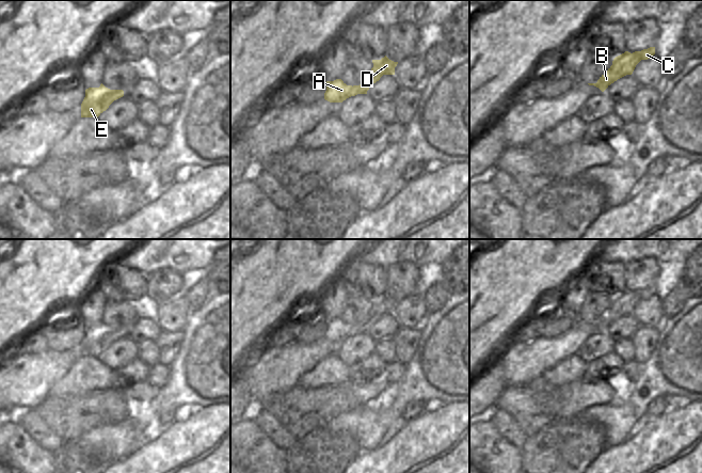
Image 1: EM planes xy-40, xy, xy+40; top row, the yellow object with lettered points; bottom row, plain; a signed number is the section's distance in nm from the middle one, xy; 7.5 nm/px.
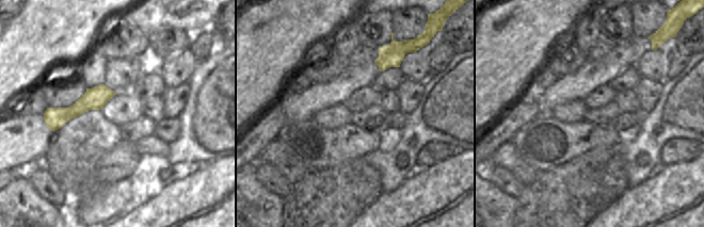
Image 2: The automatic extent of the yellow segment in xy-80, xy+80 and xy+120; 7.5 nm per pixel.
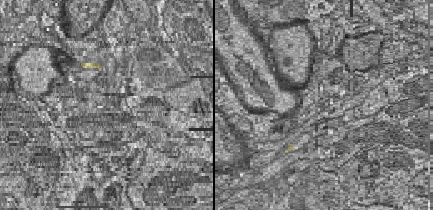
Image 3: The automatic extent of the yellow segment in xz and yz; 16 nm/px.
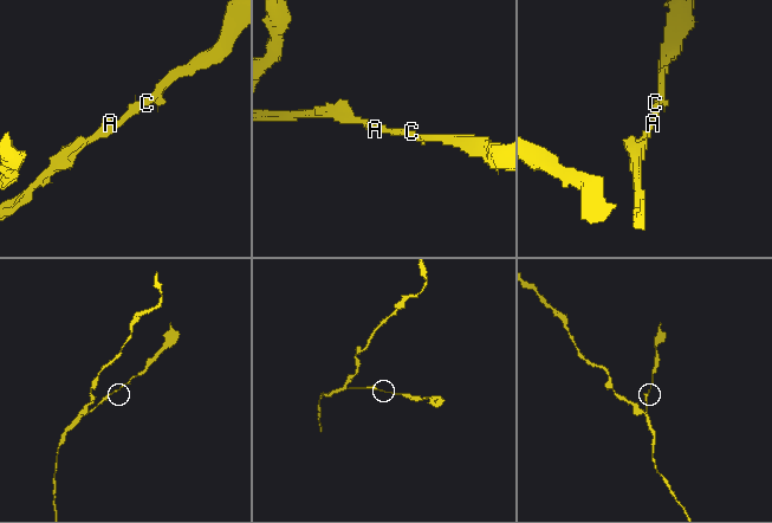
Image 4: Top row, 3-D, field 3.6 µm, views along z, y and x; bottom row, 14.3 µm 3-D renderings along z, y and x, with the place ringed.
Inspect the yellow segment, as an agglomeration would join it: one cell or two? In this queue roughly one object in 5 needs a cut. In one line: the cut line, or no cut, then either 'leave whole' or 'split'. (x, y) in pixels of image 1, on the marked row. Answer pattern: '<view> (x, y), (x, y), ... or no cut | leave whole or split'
no cut | leave whole

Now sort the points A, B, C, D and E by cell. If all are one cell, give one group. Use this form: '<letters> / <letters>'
A B C D E

